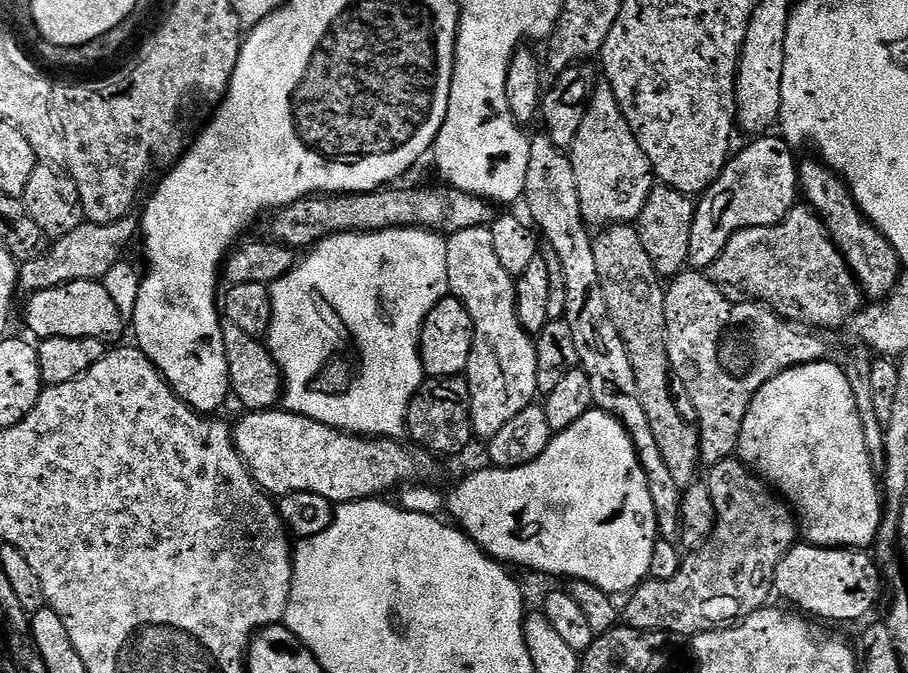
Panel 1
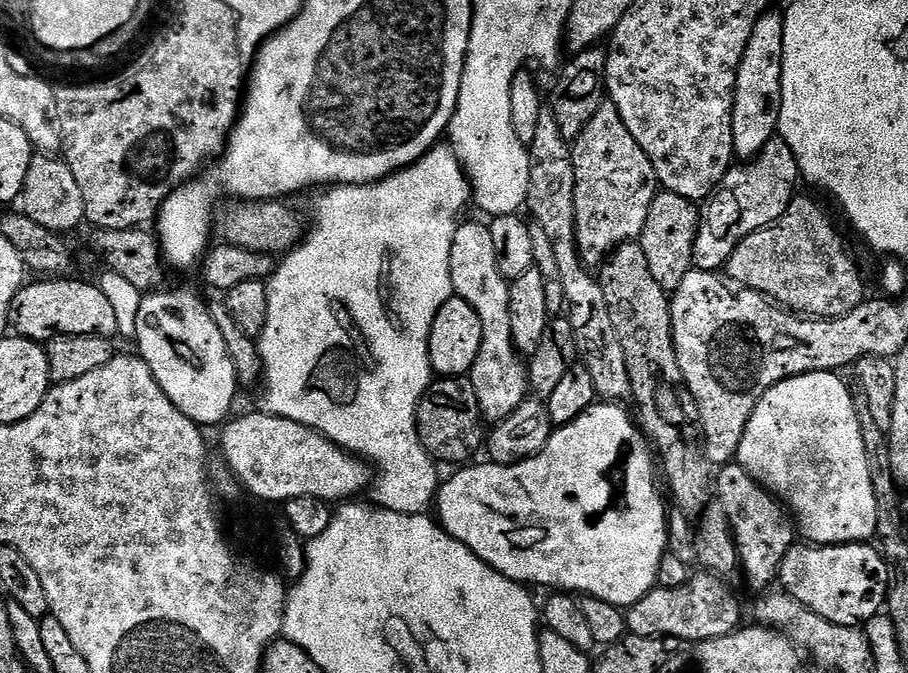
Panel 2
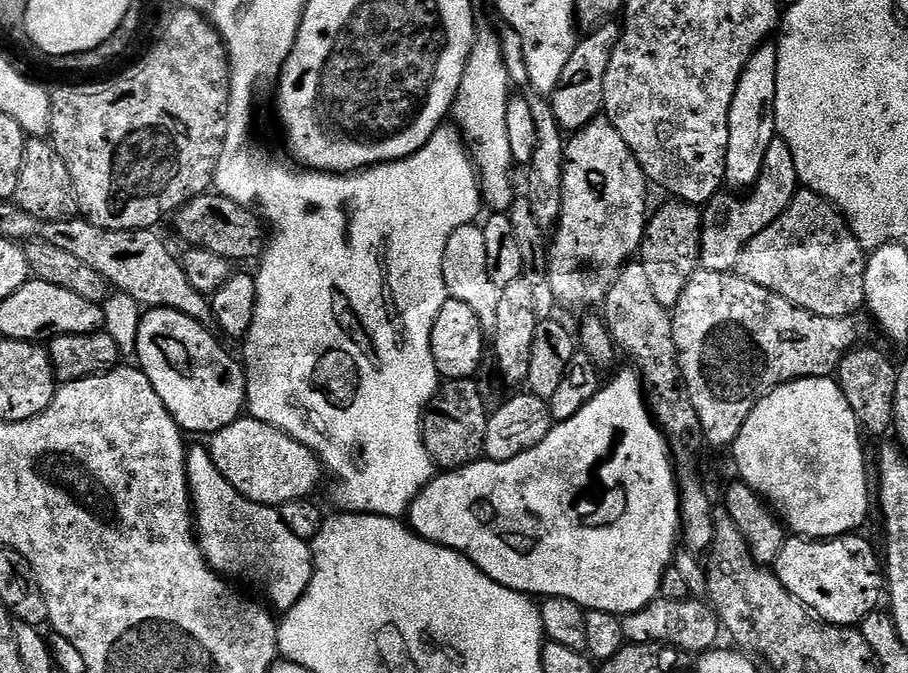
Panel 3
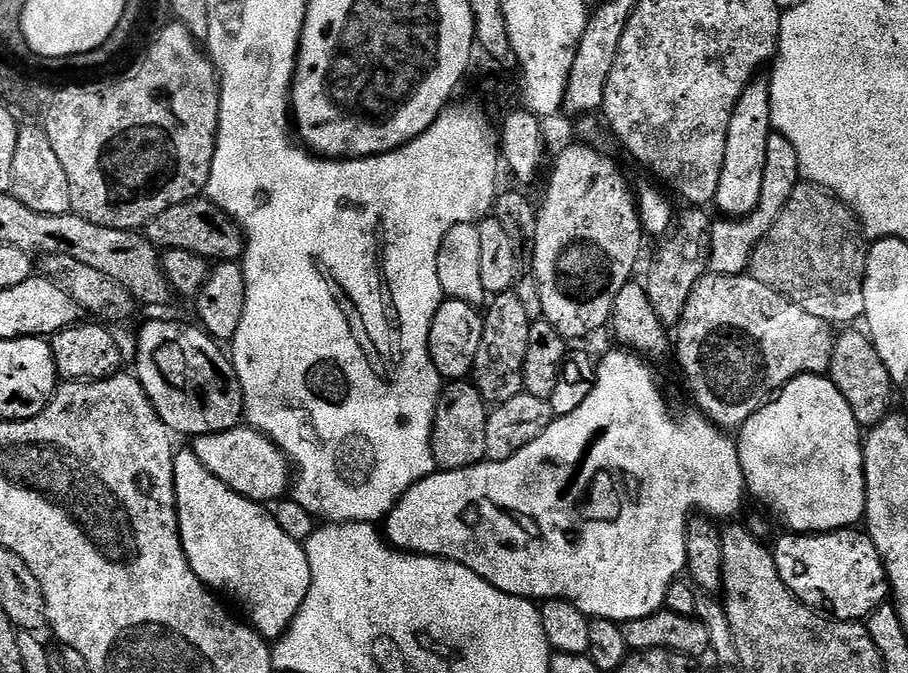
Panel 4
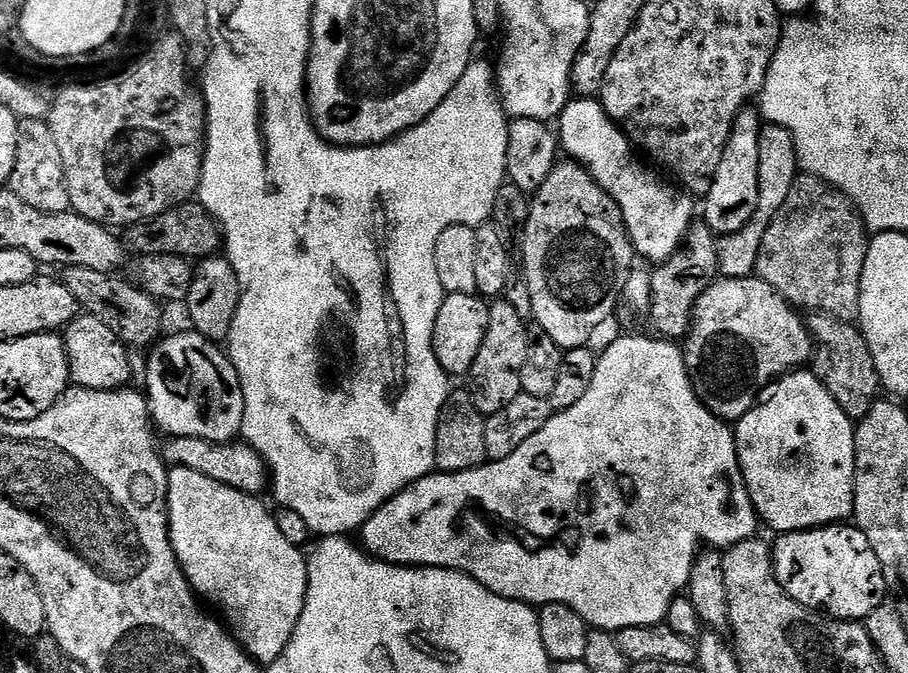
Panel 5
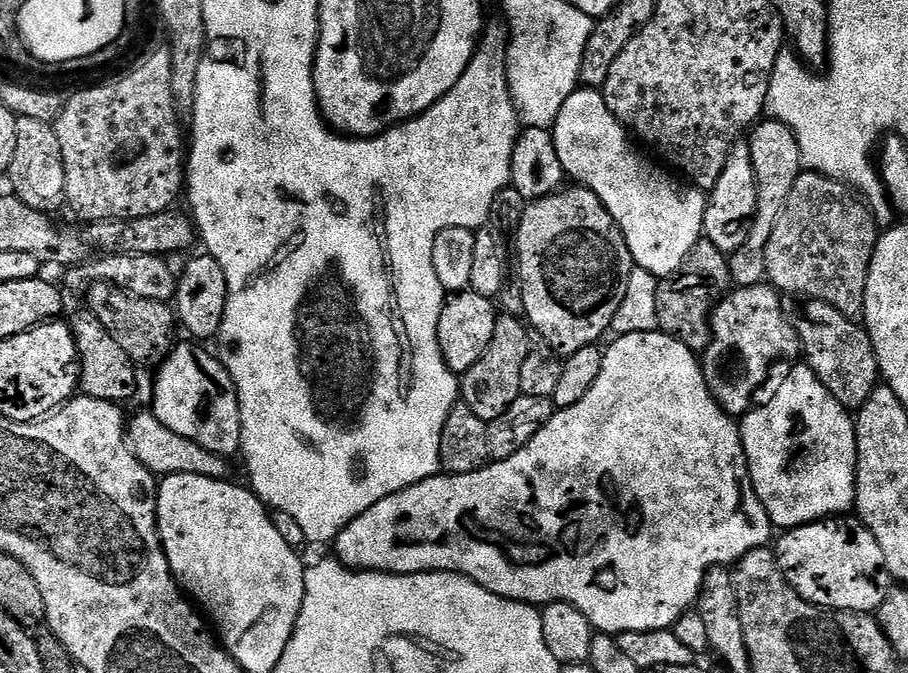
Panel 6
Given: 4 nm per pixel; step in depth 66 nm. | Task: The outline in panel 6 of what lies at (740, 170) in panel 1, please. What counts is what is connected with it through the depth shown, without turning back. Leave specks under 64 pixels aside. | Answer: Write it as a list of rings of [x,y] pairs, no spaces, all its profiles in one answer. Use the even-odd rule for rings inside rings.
[[[764,118],[759,121],[751,129],[750,137],[747,141],[750,150],[750,158],[754,162],[754,178],[758,186],[758,206],[756,207],[756,221],[752,224],[750,230],[750,238],[746,238],[746,242],[737,252],[728,256],[728,265],[730,266],[730,278],[733,285],[738,288],[746,286],[758,286],[765,283],[768,271],[766,270],[766,242],[770,238],[770,230],[774,230],[774,222],[778,218],[778,214],[782,210],[782,206],[786,202],[786,198],[790,198],[790,190],[794,190],[794,182],[801,174],[802,161],[800,158],[800,147],[796,141],[796,134],[791,132],[787,124],[783,124],[781,120]]]

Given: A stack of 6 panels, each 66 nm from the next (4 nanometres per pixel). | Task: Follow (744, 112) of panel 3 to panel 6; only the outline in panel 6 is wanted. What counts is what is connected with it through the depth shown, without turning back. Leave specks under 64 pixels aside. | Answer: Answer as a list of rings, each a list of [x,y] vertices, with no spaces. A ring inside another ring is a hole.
[[[747,143],[733,144],[730,154],[726,158],[726,166],[722,166],[722,174],[716,185],[706,196],[704,209],[703,239],[714,242],[718,250],[726,254],[737,252],[750,238],[750,230],[756,221],[756,207],[758,206],[758,186],[754,178],[754,162],[750,158]]]

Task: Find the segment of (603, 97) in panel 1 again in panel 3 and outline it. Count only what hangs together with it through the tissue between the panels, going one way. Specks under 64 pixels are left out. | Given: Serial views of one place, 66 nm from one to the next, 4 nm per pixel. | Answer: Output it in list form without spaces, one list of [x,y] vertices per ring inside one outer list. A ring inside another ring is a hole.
[[[597,118],[591,120],[587,126],[582,130],[571,133],[567,137],[564,146],[564,173],[562,174],[562,202],[560,219],[557,221],[554,227],[554,234],[556,237],[551,237],[550,248],[554,253],[560,252],[567,246],[571,240],[580,240],[580,256],[576,256],[573,260],[559,260],[555,254],[549,255],[547,276],[550,282],[550,287],[553,291],[554,298],[557,305],[561,309],[564,308],[588,308],[584,310],[596,310],[601,307],[606,298],[606,294],[610,294],[610,286],[614,286],[614,282],[618,278],[618,274],[623,270],[625,264],[629,263],[639,253],[640,243],[644,237],[644,231],[648,225],[648,217],[650,215],[650,207],[648,208],[648,188],[650,189],[650,181],[648,176],[642,170],[642,166],[638,162],[638,158],[630,150],[630,146],[626,146],[626,138],[622,138],[622,134],[618,134],[618,130],[608,121],[607,118]],[[572,200],[580,200],[580,204],[576,204],[572,208]]]

